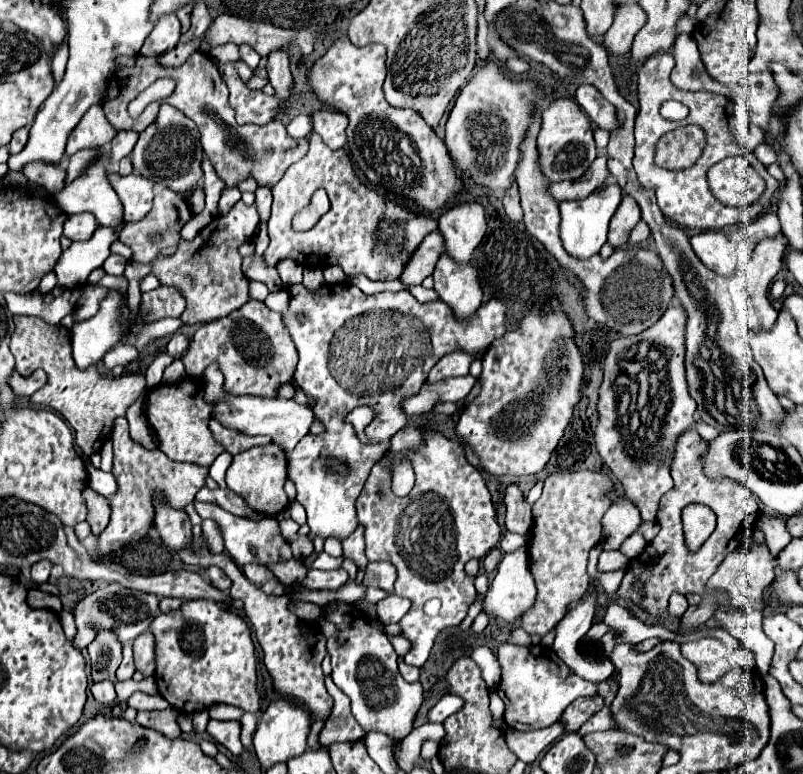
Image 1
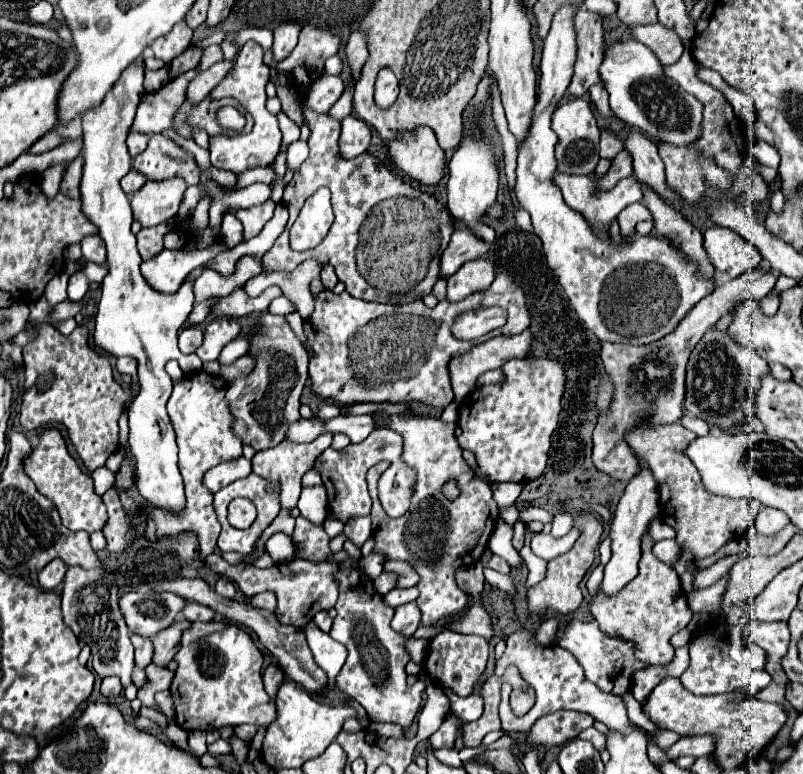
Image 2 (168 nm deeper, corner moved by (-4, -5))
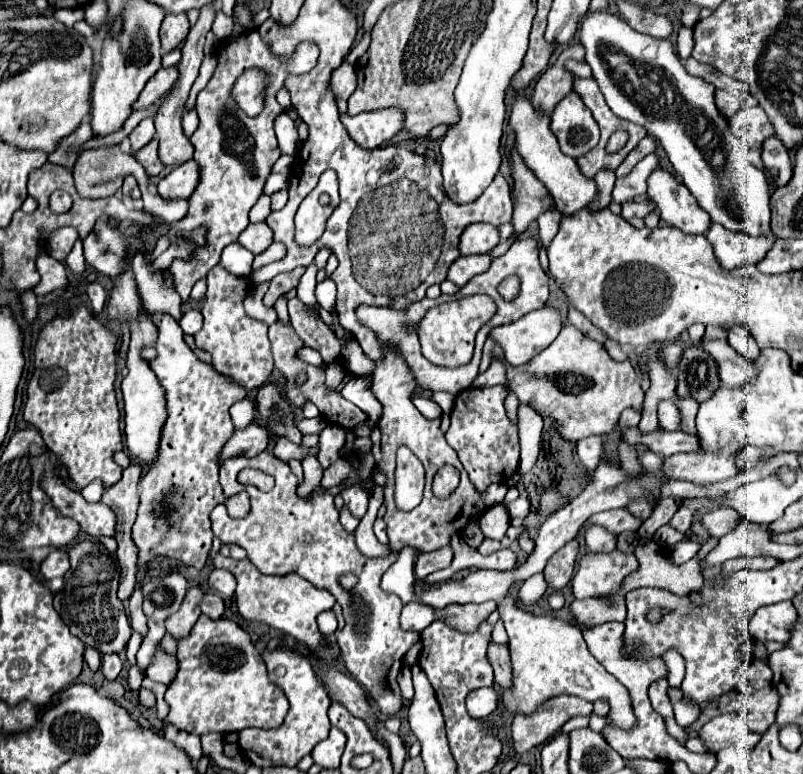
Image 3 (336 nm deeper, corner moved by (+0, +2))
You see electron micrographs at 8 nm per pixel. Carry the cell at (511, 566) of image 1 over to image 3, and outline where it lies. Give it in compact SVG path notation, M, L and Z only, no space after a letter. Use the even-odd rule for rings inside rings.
M501 503L493 505L491 509L487 509L487 513L483 513L483 517L479 519L479 525L481 525L481 531L485 537L501 539L509 527L507 509Z

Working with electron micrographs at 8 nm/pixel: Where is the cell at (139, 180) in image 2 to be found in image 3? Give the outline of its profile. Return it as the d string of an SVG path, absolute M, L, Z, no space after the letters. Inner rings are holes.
M127 177L123 187L121 187L121 193L127 195L127 197L133 197L133 199L139 199L141 197L141 191L139 191L139 185L135 181L135 177Z

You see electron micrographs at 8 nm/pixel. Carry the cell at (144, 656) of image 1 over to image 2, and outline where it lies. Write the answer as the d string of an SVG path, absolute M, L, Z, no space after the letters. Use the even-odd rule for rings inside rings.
M177 620L173 622L169 628L165 628L163 632L159 632L155 638L153 638L153 664L155 666L161 666L165 668L175 652L177 652L177 646L179 646L179 638L181 638L181 632L189 626L187 620Z

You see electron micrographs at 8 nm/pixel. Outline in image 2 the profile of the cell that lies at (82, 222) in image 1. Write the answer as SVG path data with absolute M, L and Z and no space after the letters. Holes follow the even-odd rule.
M87 236L81 240L81 250L83 250L83 258L89 262L97 262L103 264L107 260L105 256L105 244L99 236Z

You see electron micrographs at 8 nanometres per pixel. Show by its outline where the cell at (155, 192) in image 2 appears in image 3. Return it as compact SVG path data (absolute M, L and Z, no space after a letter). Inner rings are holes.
M185 161L167 177L159 181L159 195L163 199L187 199L195 191L195 185L199 185L199 163Z

